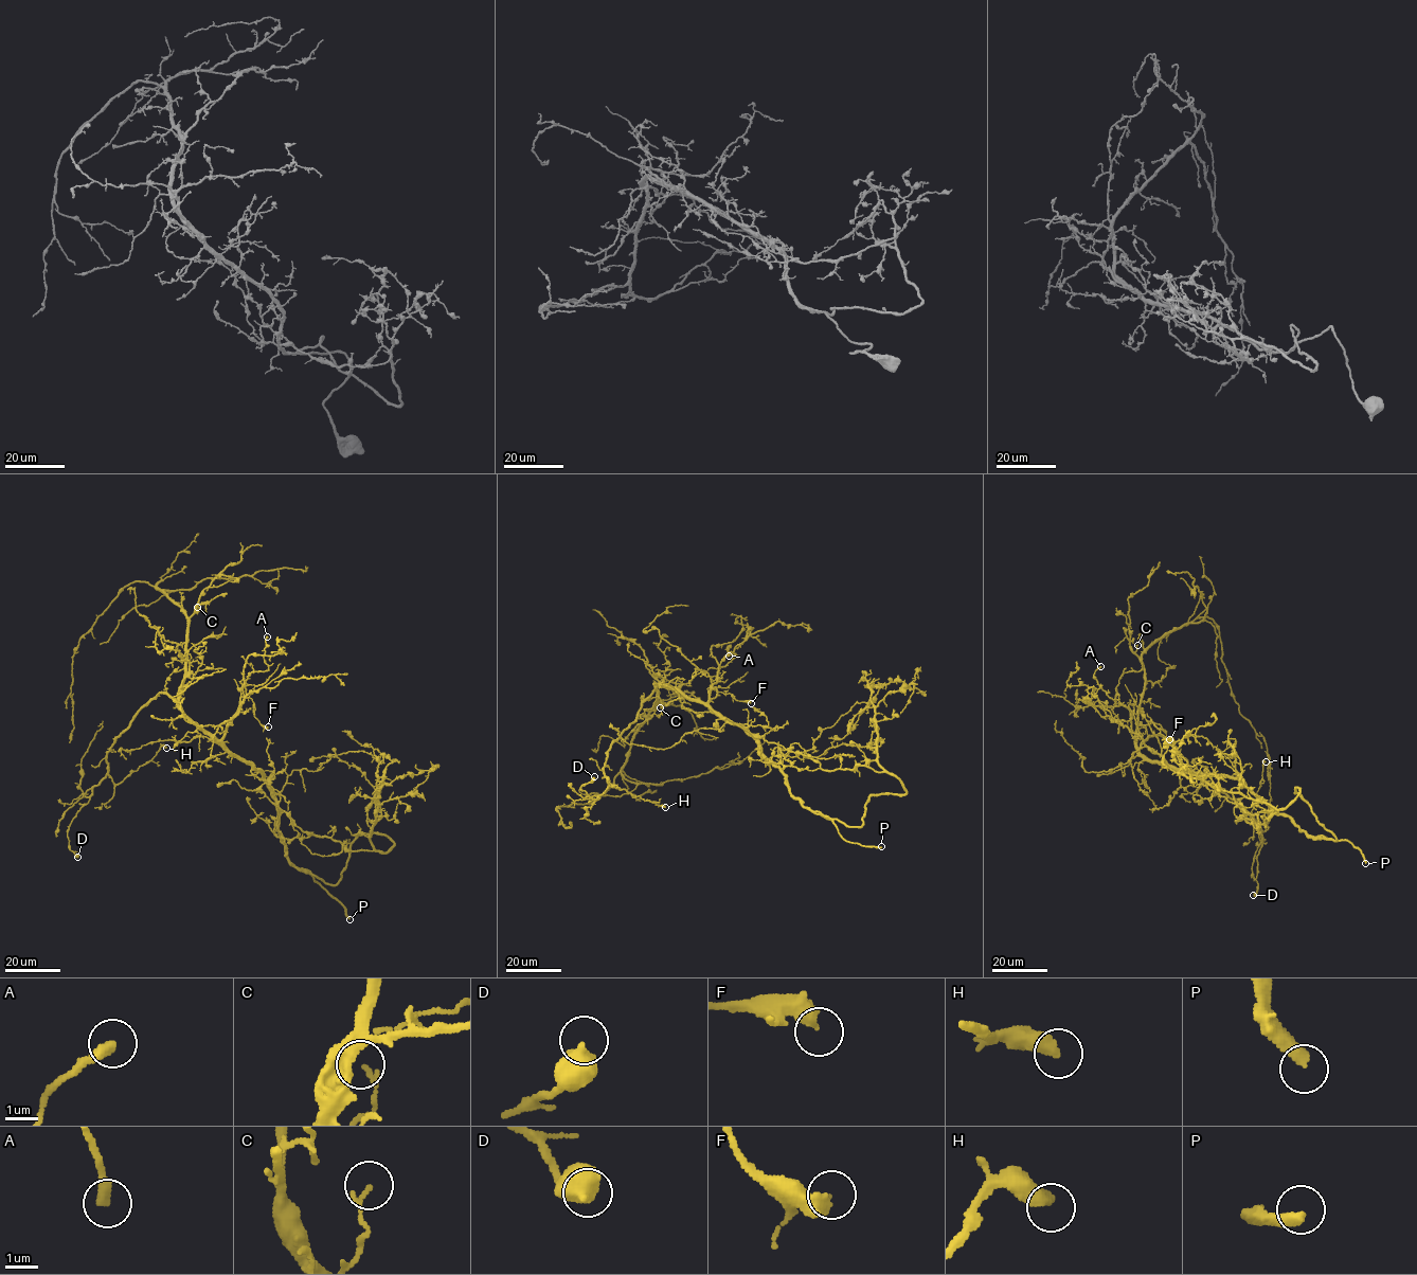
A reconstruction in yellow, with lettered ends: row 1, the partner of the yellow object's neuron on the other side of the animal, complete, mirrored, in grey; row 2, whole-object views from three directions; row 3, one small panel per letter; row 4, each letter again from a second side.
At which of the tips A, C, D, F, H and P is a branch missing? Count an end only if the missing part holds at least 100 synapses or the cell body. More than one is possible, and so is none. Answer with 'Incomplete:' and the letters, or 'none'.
Incomplete: P

